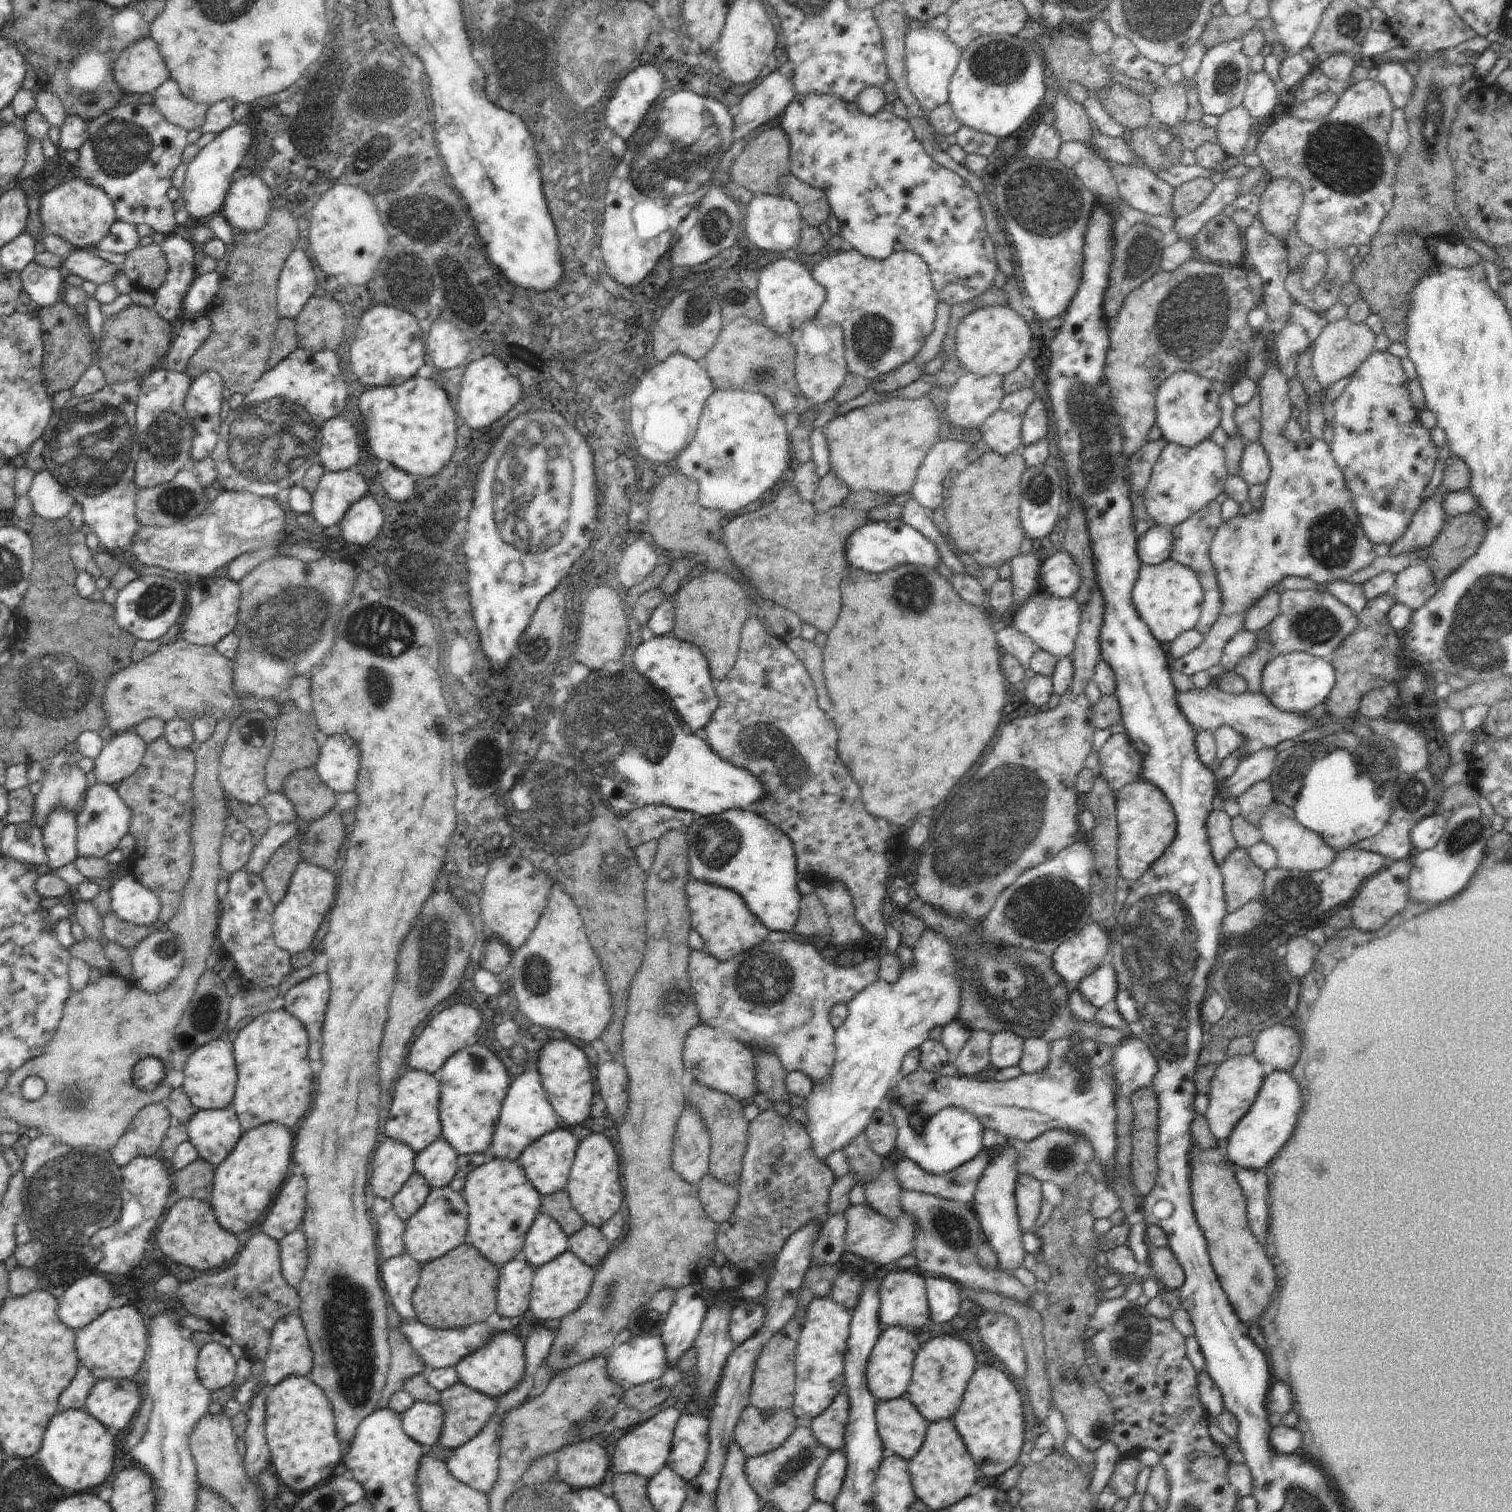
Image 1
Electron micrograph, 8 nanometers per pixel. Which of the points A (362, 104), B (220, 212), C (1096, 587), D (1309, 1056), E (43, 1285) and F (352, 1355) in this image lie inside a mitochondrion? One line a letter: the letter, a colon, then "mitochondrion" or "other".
A: mitochondrion
B: other
C: other
D: other
E: other
F: mitochondrion

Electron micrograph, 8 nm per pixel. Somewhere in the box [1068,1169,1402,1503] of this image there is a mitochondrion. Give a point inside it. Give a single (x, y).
(1138, 1336)

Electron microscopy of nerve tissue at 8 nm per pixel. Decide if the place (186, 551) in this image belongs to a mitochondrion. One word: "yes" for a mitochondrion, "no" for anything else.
no

